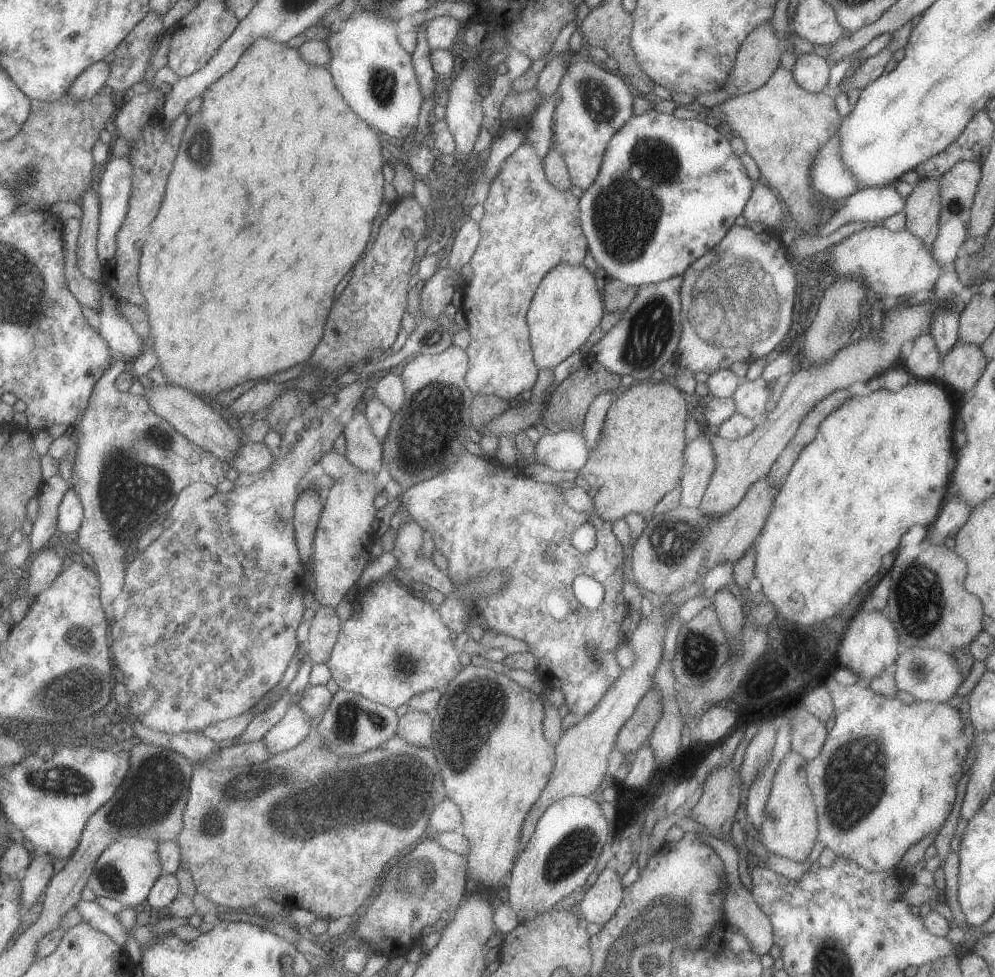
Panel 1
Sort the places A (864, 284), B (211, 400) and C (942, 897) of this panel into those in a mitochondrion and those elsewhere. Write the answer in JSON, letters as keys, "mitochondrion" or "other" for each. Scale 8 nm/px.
{"A":"other","B":"other","C":"other"}

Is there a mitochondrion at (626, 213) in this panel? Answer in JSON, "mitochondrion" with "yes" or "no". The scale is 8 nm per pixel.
{"mitochondrion":"yes"}

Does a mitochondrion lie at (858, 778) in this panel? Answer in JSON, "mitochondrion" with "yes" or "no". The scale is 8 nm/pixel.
{"mitochondrion":"yes"}

